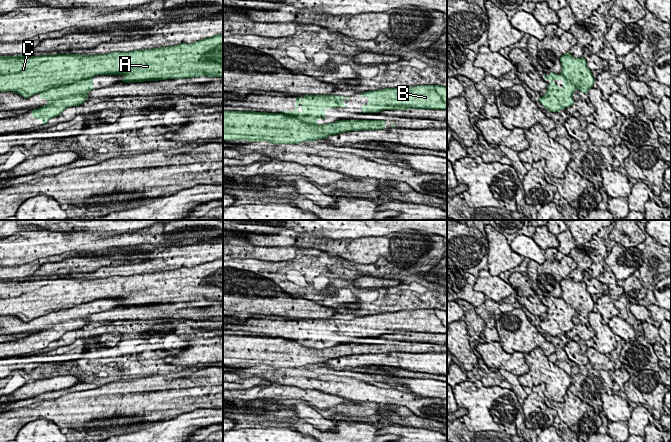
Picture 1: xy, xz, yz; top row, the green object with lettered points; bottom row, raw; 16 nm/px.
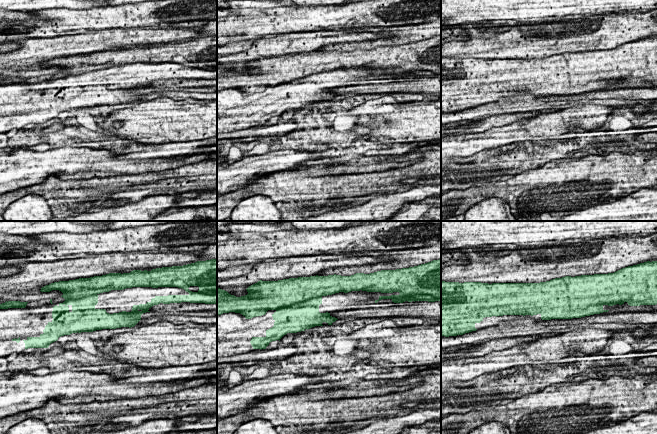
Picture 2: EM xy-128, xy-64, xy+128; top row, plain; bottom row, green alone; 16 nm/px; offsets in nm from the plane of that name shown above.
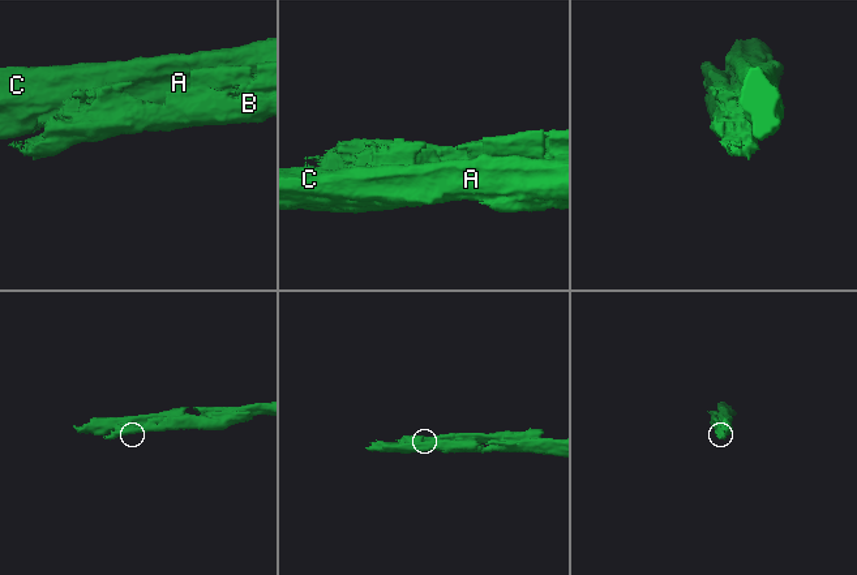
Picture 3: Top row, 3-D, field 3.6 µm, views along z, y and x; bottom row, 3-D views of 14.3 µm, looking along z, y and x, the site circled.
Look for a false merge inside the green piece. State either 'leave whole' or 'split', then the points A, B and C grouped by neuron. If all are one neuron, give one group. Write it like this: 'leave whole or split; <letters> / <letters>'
split; A C / B

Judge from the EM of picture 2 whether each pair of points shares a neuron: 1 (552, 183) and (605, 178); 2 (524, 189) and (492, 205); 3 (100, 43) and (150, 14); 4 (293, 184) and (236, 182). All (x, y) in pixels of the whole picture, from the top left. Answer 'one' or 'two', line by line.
1: one
2: two
3: two
4: two

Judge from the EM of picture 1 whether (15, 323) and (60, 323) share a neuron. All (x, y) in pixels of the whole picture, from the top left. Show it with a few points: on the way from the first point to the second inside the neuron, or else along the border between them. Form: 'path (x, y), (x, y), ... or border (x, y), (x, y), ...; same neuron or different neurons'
path (26, 325), (49, 323); same neuron

